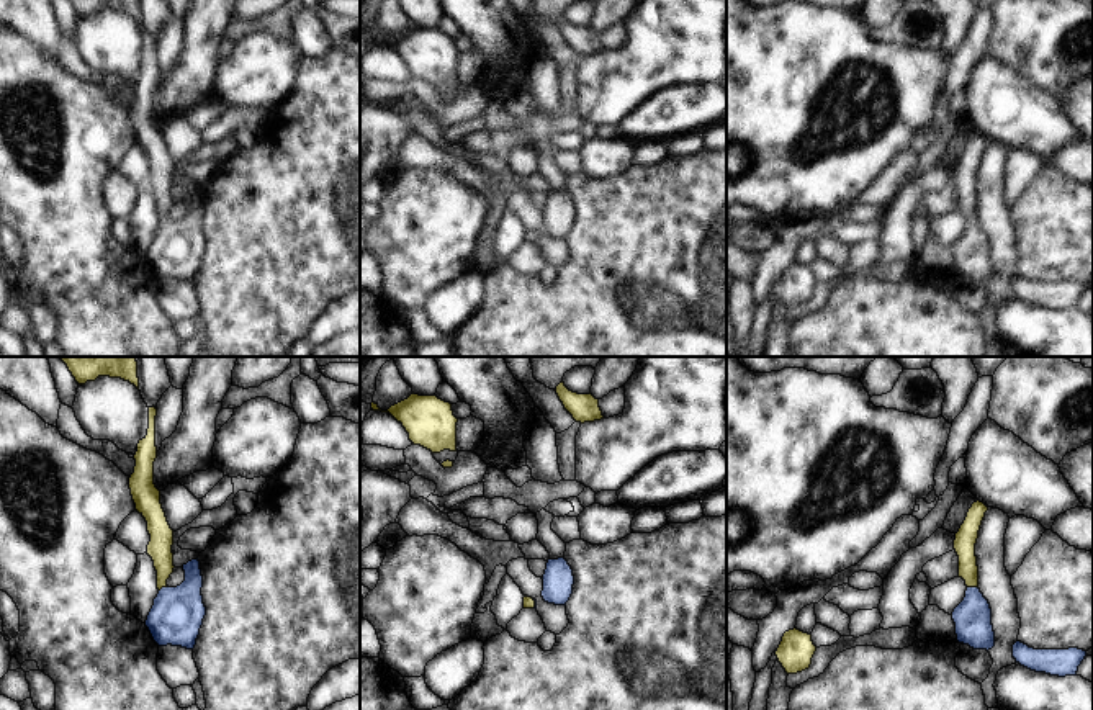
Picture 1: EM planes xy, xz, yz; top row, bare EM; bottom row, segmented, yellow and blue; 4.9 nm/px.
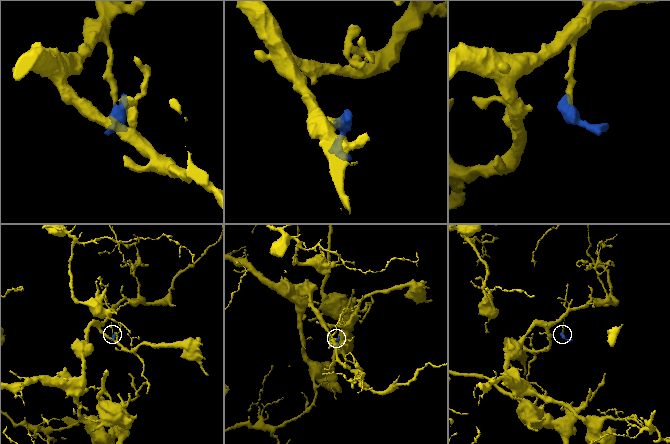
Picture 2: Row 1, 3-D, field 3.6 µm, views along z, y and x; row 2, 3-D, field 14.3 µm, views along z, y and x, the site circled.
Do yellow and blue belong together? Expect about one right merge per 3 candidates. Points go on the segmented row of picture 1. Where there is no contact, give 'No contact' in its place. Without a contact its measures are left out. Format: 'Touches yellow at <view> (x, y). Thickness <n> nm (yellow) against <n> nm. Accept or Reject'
Touches yellow at yz (972, 586). Thickness 110 nm (yellow) against 190 nm. Accept.

